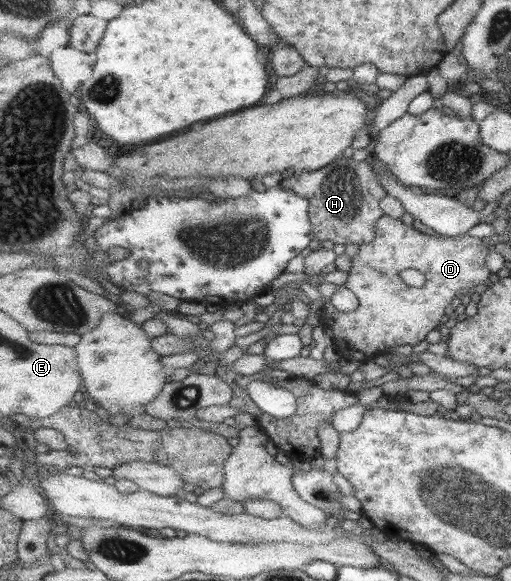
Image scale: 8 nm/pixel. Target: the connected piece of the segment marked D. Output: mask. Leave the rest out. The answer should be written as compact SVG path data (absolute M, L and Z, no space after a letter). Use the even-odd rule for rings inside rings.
M385 215L378 221L376 239L370 244L359 246L359 252L352 259L352 269L348 272L348 279L344 283L360 299L360 306L356 312L341 312L332 304L332 294L337 289L333 283L320 283L318 291L324 301L322 325L334 333L334 346L344 359L354 359L363 362L379 353L386 353L389 348L403 344L418 344L422 342L434 329L440 329L440 319L446 315L446 308L457 303L458 293L476 288L480 284L486 285L490 278L490 270L486 268L486 256L492 252L492 246L487 246L480 238L471 238L468 234L456 237L435 238L422 234L413 226L408 226L400 219ZM414 268L426 275L423 287L409 286L402 280L400 272Z

